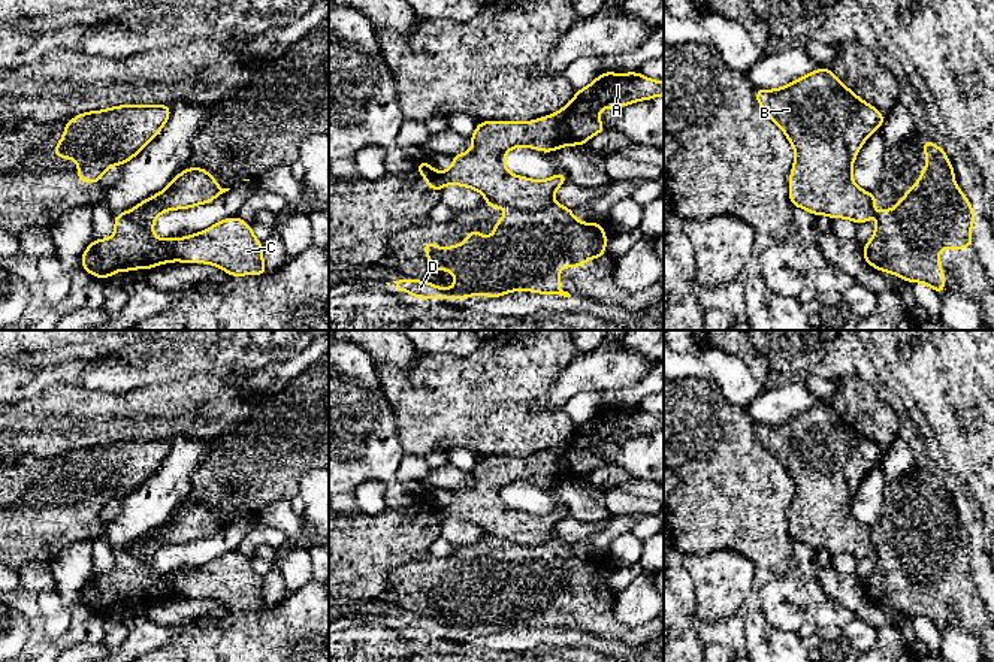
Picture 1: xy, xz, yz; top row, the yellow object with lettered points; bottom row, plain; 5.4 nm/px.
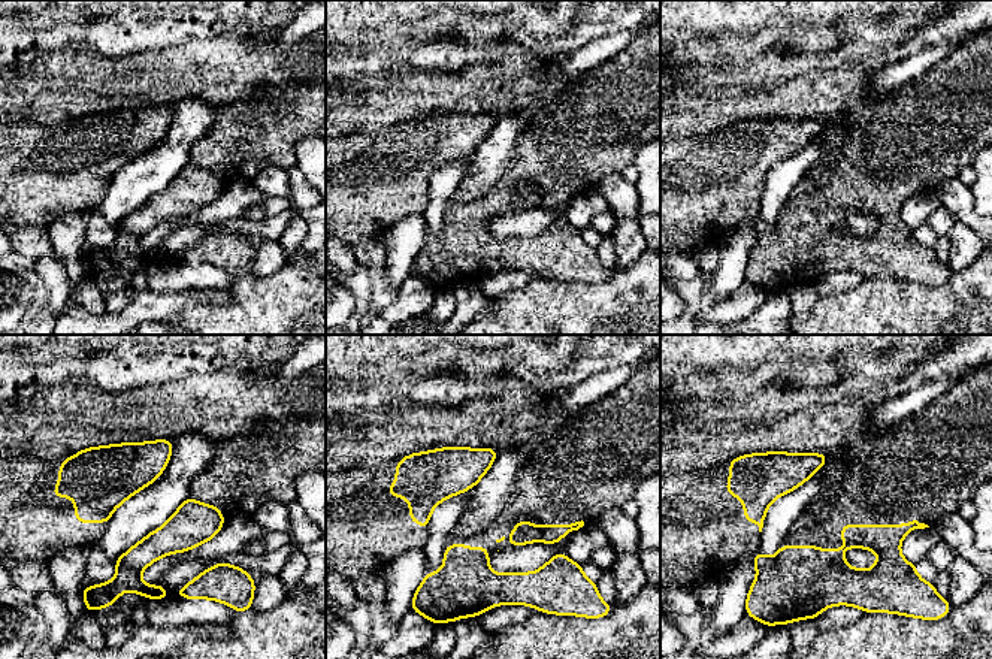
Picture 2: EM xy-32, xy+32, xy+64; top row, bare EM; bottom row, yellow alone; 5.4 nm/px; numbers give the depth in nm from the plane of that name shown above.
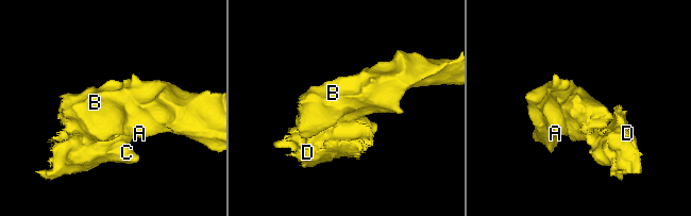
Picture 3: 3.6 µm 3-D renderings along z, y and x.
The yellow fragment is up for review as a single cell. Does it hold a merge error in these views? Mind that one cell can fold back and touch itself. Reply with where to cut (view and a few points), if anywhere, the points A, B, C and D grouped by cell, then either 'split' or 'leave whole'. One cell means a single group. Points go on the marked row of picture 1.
cut xy (160, 193), (160, 202), (135, 212), (133, 218), (138, 223); groups A B / C D; split

